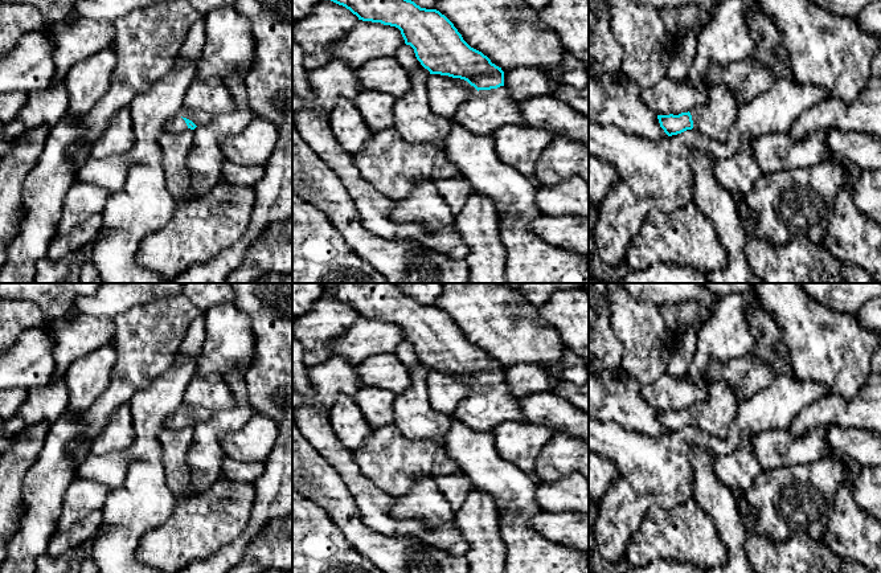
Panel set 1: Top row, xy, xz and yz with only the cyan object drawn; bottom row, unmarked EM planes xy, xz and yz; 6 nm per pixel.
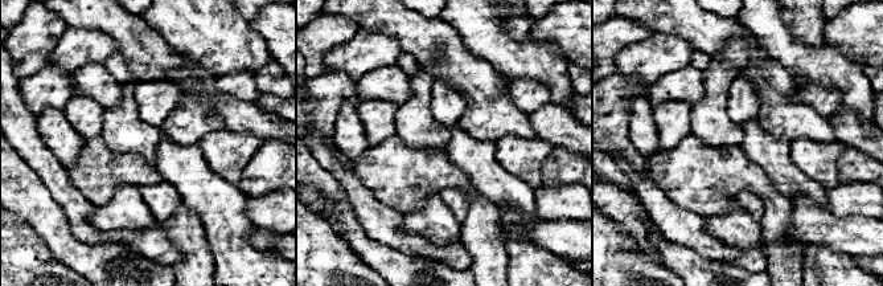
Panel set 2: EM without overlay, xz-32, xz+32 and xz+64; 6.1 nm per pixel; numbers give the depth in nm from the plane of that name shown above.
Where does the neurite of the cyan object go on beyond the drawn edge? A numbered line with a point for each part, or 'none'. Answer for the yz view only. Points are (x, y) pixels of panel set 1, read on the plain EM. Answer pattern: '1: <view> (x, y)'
1: yz (714, 416)

